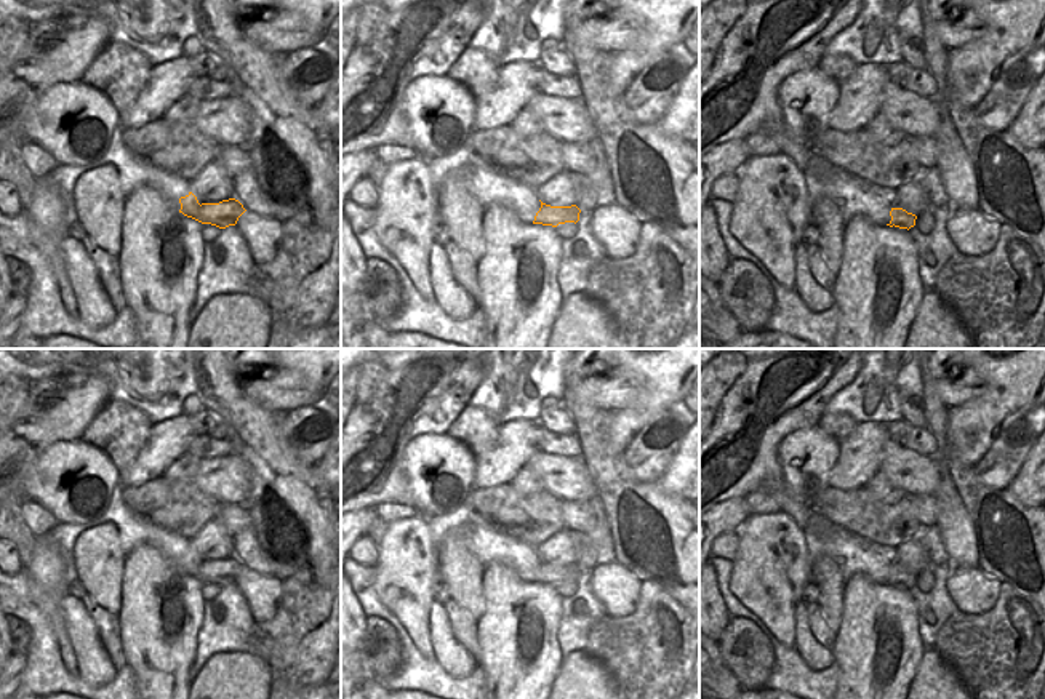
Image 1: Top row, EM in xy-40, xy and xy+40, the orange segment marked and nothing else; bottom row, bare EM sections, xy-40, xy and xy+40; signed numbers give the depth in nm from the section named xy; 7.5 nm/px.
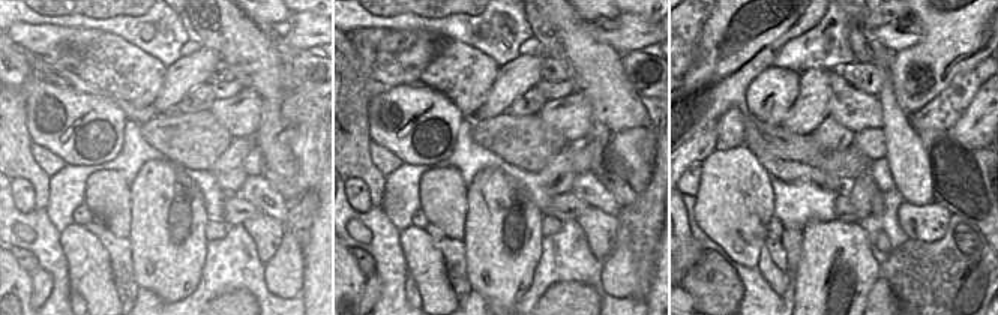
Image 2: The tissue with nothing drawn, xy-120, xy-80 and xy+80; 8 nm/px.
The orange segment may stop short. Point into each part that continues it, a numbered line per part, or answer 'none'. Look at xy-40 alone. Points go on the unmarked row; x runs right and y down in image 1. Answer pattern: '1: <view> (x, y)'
none

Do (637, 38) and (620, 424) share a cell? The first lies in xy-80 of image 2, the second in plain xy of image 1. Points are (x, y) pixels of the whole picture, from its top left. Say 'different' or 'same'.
different

